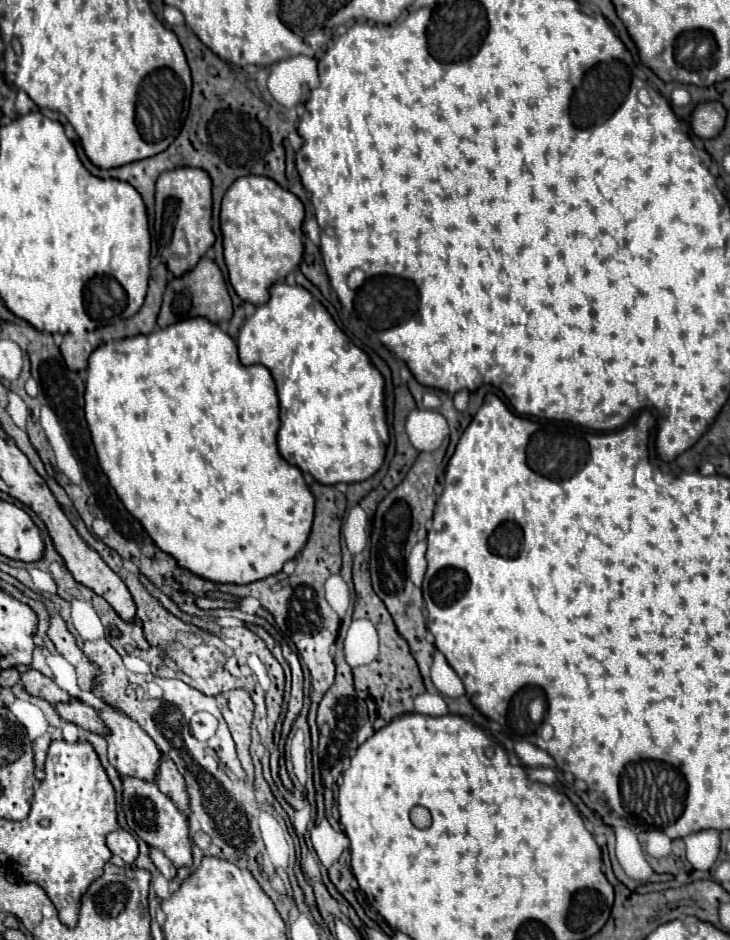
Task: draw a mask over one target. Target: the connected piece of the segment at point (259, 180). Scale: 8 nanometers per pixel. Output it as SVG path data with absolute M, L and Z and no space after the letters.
M247 175L245 179L237 179L237 183L233 183L233 187L229 187L229 191L223 195L219 215L219 225L223 233L223 257L229 271L229 281L243 301L263 305L269 299L269 287L273 283L285 281L287 273L299 265L303 255L303 217L305 209L293 193L277 185L273 179L265 179L259 175Z

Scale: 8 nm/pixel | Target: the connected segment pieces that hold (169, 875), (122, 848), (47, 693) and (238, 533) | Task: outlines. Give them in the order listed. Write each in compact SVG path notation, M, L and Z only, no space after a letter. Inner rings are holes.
M151 847L149 849L149 857L151 857L151 861L155 863L155 867L163 873L163 877L165 879L173 879L175 877L175 873L177 873L177 867L163 855L163 851L159 851L159 849L155 849L155 847Z
M117 829L107 835L107 847L113 855L119 855L127 865L131 865L139 853L135 837L123 829Z
M29 669L27 673L21 673L21 683L23 689L39 699L45 699L49 703L59 703L59 701L71 701L71 695L67 695L63 689L59 689L53 679L45 677L43 673Z
M203 317L187 319L169 325L165 331L157 329L149 337L137 335L123 341L109 341L93 351L87 367L85 381L85 421L91 431L91 441L109 485L115 489L117 497L125 509L143 525L153 543L171 555L179 567L191 571L193 575L213 581L213 583L235 583L249 585L253 581L265 579L281 571L281 567L291 561L307 543L313 523L315 499L307 489L301 469L285 463L277 451L277 431L279 431L279 399L271 373L263 365L241 365L237 357L235 341L221 331L217 325Z

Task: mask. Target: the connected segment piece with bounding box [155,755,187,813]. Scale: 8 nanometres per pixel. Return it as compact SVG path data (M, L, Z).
M165 755L159 759L157 775L155 775L155 785L159 787L161 793L165 793L181 811L187 813L187 791L185 791L185 779L177 771L175 763L167 759Z

